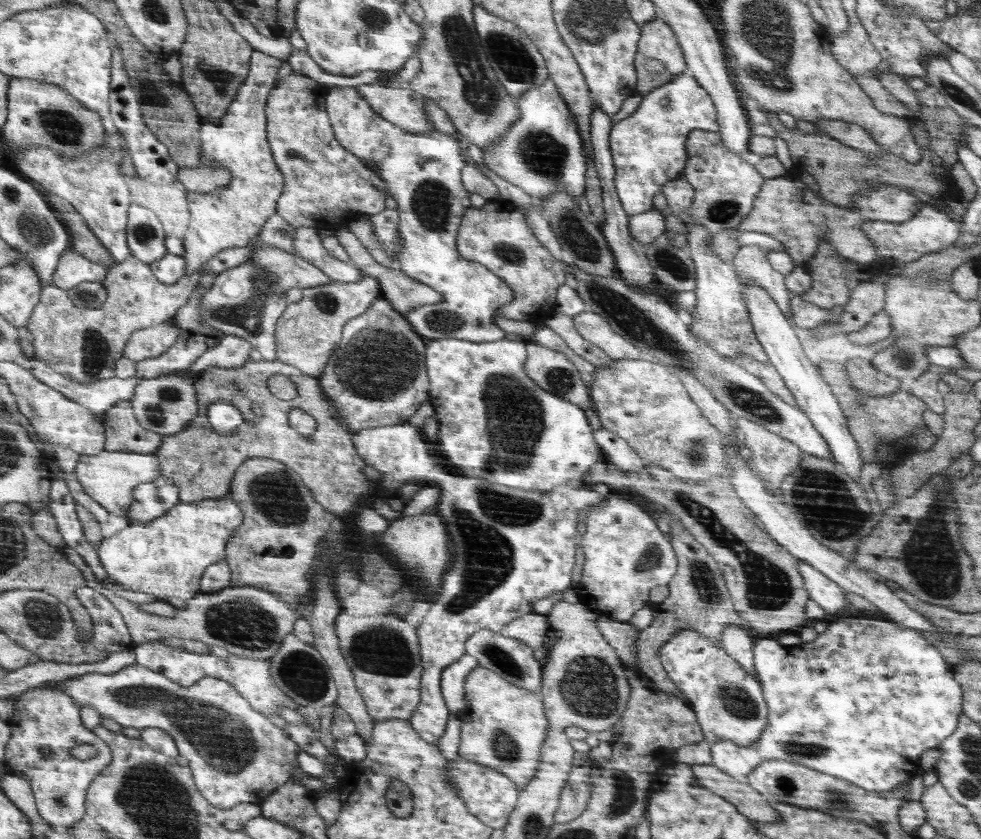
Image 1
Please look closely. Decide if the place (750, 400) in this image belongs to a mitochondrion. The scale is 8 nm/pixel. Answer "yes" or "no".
yes

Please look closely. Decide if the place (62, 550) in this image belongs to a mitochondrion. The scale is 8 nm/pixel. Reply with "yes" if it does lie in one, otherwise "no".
no

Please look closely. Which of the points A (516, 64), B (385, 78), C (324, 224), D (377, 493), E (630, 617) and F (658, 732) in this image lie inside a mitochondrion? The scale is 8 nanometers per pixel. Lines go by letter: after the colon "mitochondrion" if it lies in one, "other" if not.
A: mitochondrion
B: other
C: other
D: other
E: other
F: other

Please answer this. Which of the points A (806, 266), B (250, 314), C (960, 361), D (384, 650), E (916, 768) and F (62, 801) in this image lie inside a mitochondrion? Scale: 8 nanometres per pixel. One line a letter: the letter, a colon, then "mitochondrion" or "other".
A: other
B: mitochondrion
C: other
D: mitochondrion
E: other
F: mitochondrion

